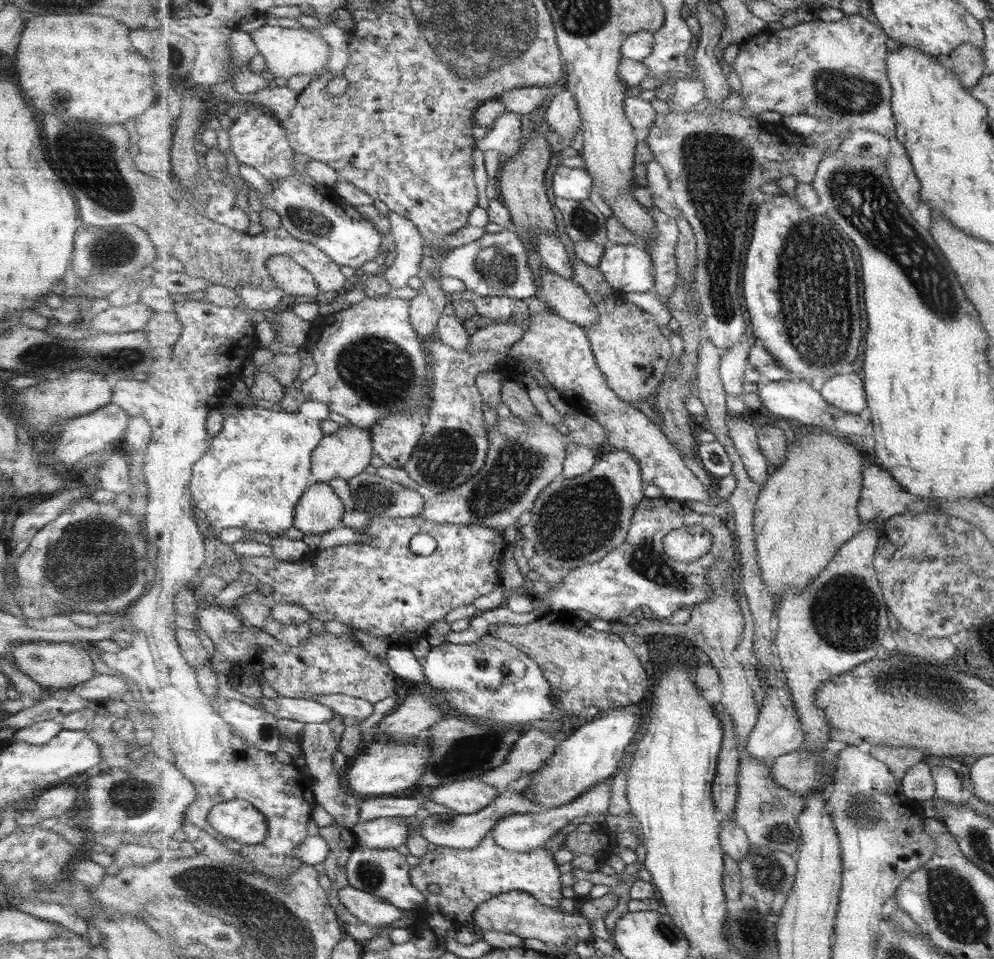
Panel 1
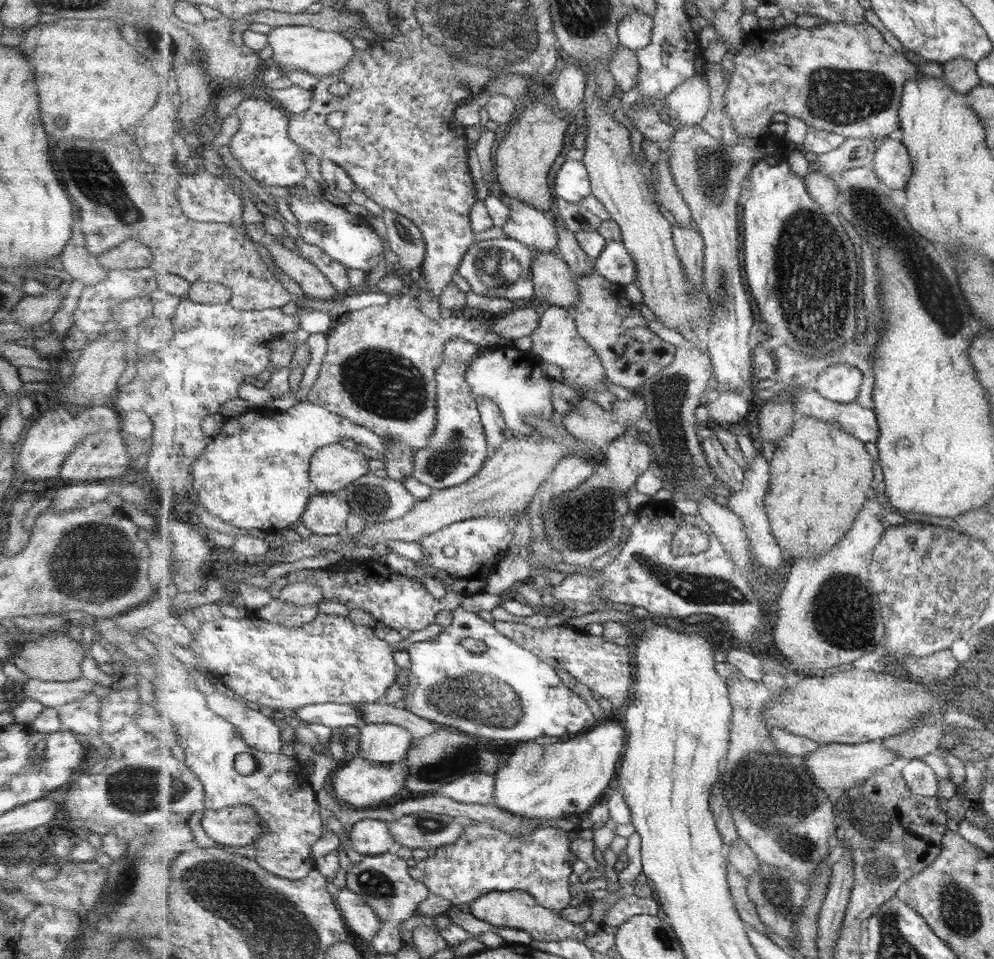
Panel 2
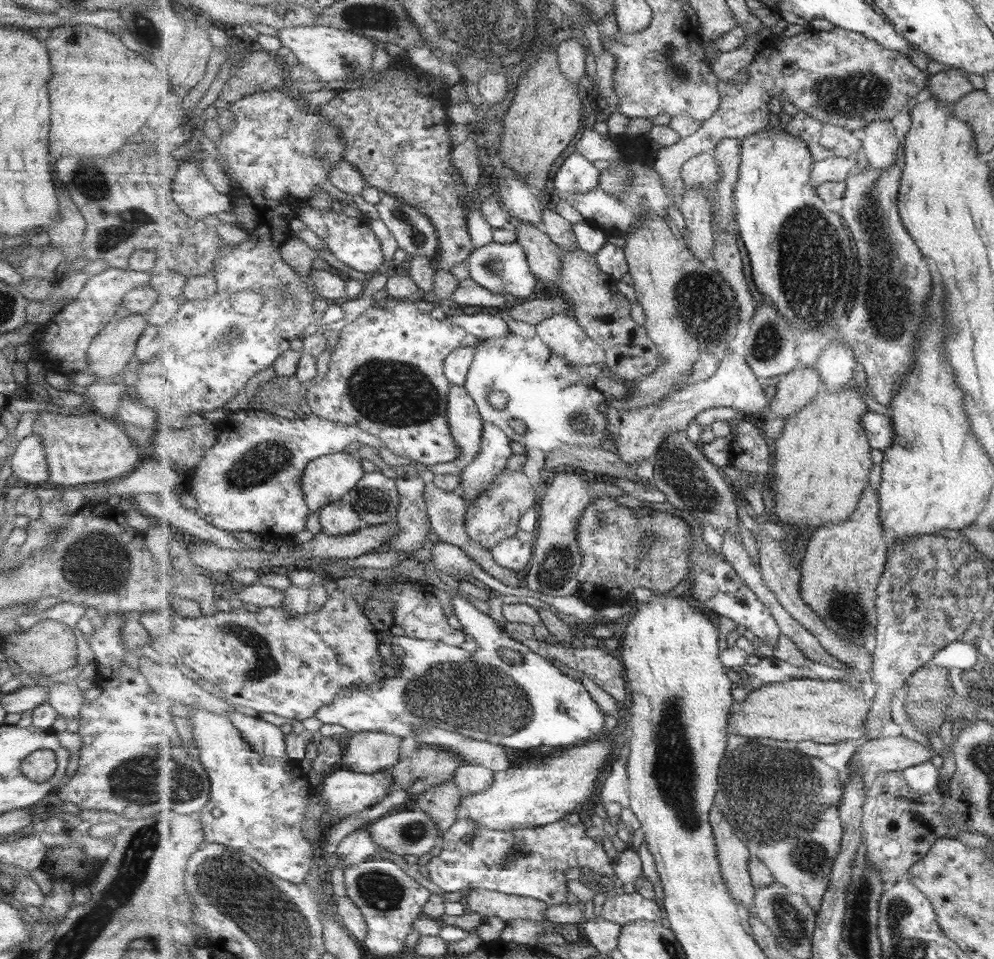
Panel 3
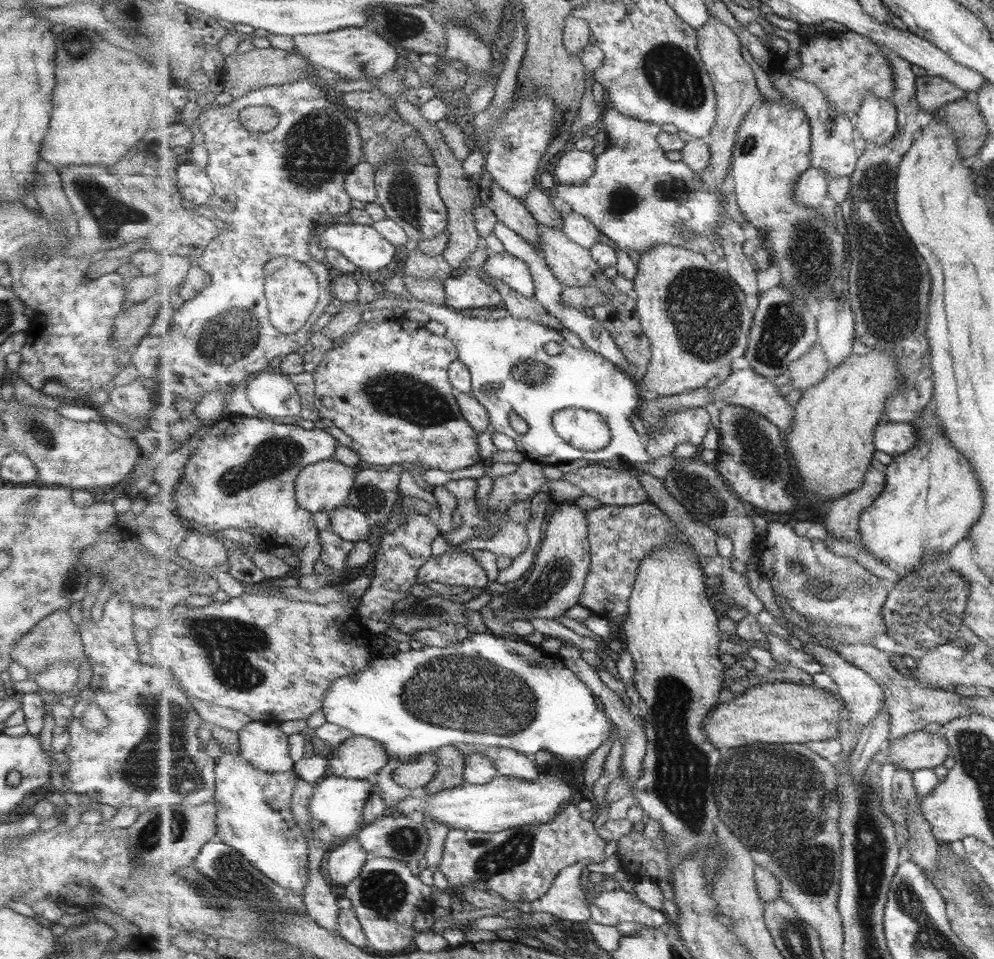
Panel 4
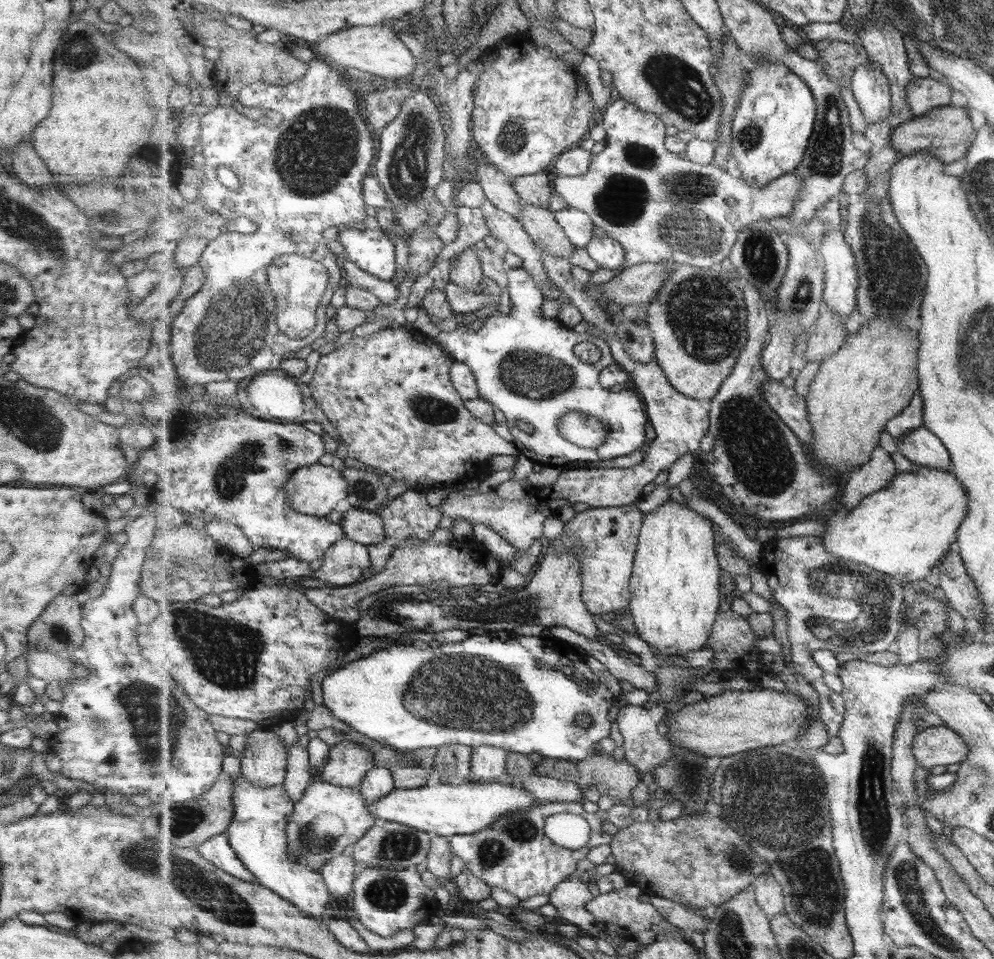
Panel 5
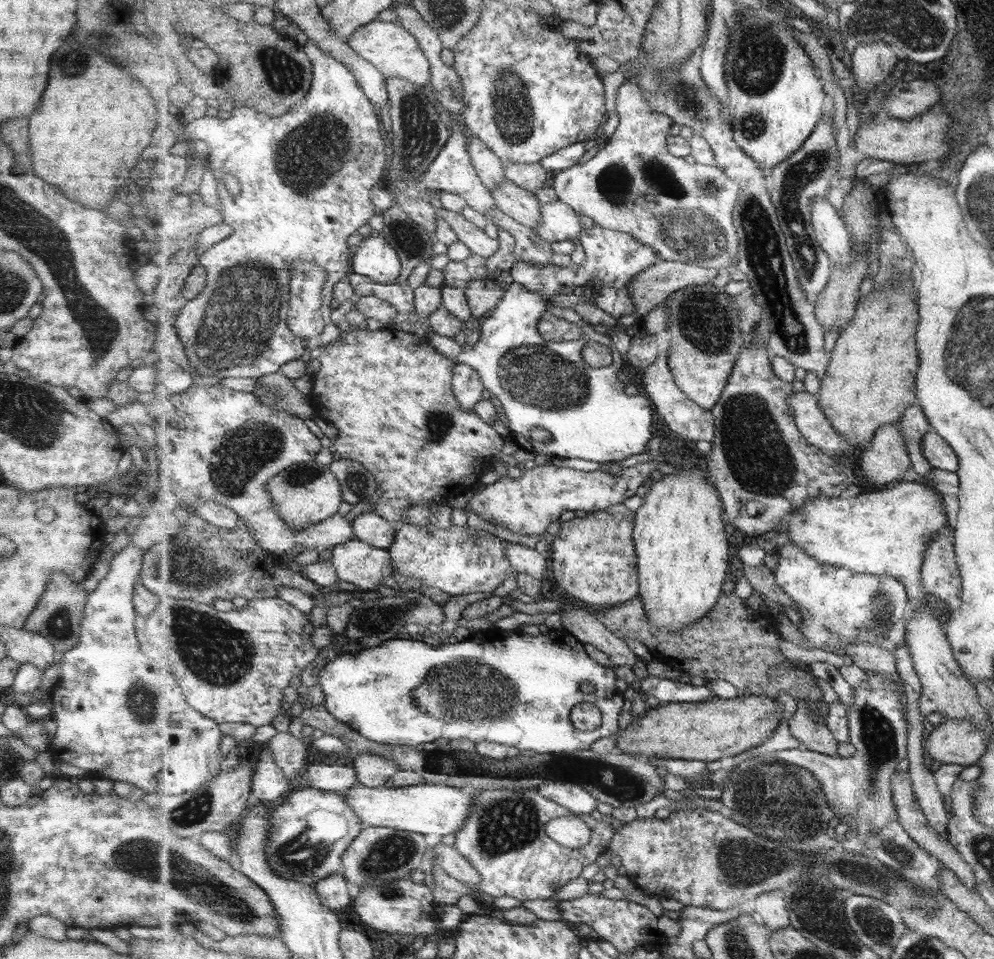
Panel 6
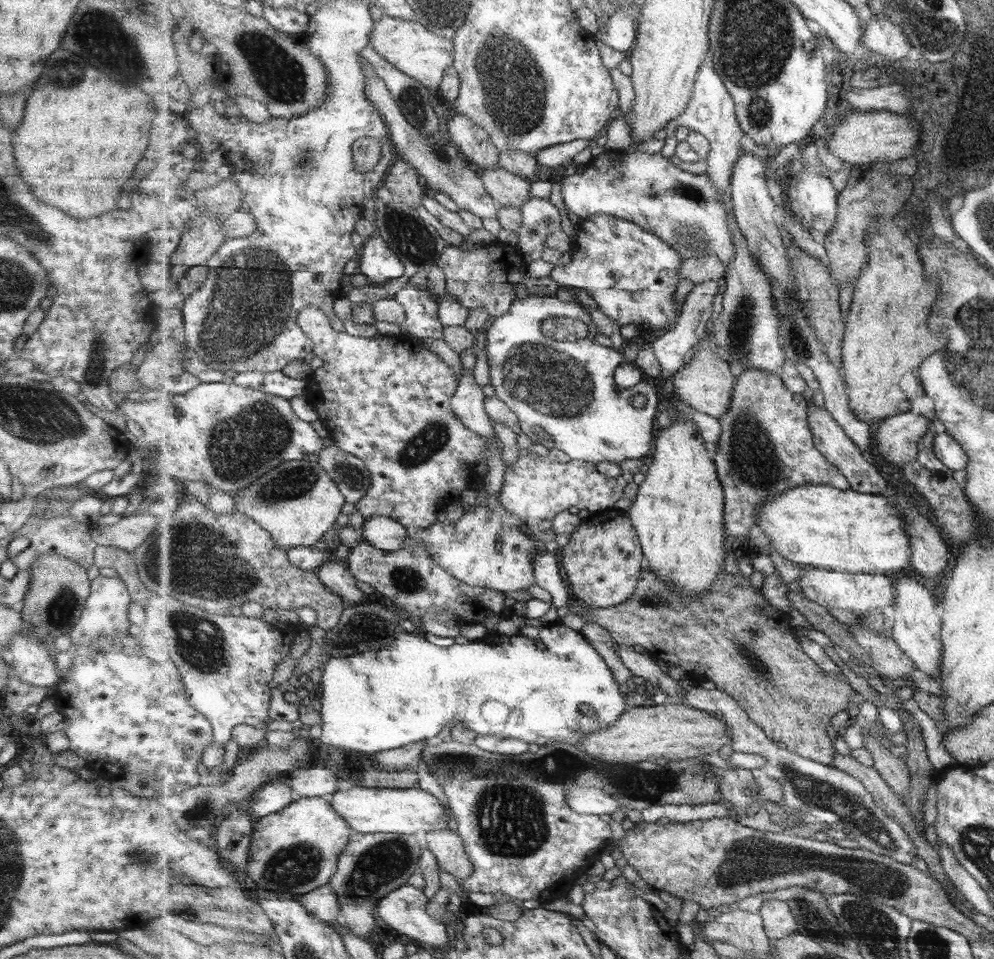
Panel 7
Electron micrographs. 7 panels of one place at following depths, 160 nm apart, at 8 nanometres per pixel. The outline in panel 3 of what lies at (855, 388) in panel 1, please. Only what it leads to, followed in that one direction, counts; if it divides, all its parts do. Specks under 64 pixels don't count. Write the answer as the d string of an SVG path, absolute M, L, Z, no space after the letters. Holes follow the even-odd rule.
M837 341L828 346L816 364L824 389L835 394L848 388L853 382L851 371L854 365L857 366L857 360L851 345Z

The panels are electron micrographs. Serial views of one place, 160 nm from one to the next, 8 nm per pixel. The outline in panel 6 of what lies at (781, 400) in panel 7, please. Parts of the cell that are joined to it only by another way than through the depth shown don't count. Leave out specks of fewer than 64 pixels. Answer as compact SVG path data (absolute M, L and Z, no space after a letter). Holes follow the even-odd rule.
M765 325L756 326L756 332L752 334L752 344L745 347L740 354L720 401L712 408L716 437L711 442L712 450L705 456L709 475L715 479L715 487L724 502L724 522L737 528L746 538L757 538L778 525L785 524L796 508L812 498L839 498L857 480L857 476L849 474L836 459L812 446L797 428L792 407L788 403L788 398L793 394L793 384L782 379L773 370L766 345L766 331ZM751 500L764 506L764 512L749 516L745 506Z

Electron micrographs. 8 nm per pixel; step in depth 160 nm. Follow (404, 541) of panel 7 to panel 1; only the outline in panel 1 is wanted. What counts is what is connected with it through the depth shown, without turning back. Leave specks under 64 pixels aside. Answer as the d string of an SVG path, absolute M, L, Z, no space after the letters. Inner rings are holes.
M317 482L297 503L294 528L303 534L320 535L344 527L347 508L327 482Z

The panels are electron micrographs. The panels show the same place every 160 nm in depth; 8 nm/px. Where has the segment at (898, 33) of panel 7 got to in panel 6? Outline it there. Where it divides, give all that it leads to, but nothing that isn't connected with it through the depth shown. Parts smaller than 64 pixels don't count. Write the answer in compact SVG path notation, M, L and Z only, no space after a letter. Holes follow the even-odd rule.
M885 41L859 45L851 54L851 72L860 91L879 88L891 76L899 59L900 55Z

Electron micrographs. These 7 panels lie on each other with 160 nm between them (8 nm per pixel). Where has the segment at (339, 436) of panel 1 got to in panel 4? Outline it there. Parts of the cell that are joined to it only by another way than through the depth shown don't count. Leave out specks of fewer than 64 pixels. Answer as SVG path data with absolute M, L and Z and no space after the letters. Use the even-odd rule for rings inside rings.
M325 460L307 466L296 479L296 498L301 507L313 513L331 514L337 508L349 505L349 496L356 486L355 470L343 462Z

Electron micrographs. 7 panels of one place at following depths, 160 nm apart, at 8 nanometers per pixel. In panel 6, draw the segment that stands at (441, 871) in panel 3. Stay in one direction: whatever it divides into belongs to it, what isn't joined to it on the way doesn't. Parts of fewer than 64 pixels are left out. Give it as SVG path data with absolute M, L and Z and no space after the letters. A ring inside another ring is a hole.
M539 786L535 788L521 788L521 790L501 789L483 789L473 791L476 796L474 808L466 825L459 833L455 834L455 843L453 844L465 858L472 862L472 865L480 871L483 882L476 886L475 893L485 893L495 896L512 896L522 902L525 900L547 900L563 886L569 884L571 880L581 876L585 866L597 862L597 858L609 849L609 845L615 836L616 830L611 823L601 820L595 820L591 815L580 815L587 822L592 830L592 841L577 850L565 848L561 844L556 844L547 836L546 826L554 818L575 815L572 810L553 799L545 798L540 793Z

